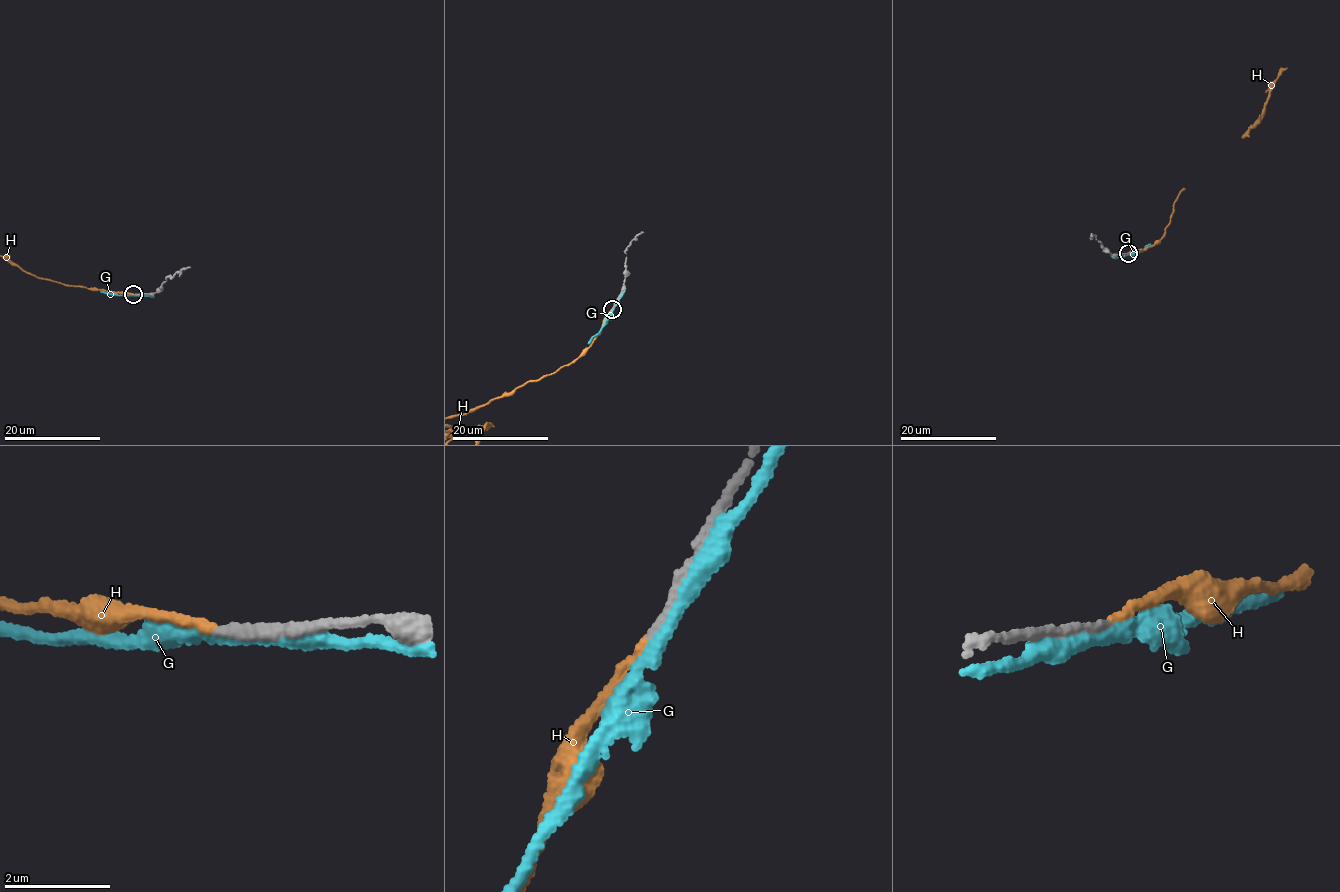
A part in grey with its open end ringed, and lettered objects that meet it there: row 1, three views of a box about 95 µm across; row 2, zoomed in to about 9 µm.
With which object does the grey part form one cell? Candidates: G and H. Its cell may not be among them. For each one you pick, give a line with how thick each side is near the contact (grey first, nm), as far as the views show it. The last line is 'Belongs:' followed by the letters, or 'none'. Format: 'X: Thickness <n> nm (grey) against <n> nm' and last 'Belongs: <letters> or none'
H: Thickness 190 nm (grey) against 160 nm
Belongs: H

